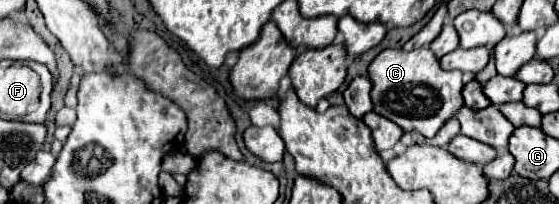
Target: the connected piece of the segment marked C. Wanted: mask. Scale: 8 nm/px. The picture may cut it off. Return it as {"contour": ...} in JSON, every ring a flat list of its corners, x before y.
{"contour":[[428,47,414,51,386,49,370,63,368,75,372,81,374,111,404,131,420,131,430,139,462,107,462,71,444,71]]}

